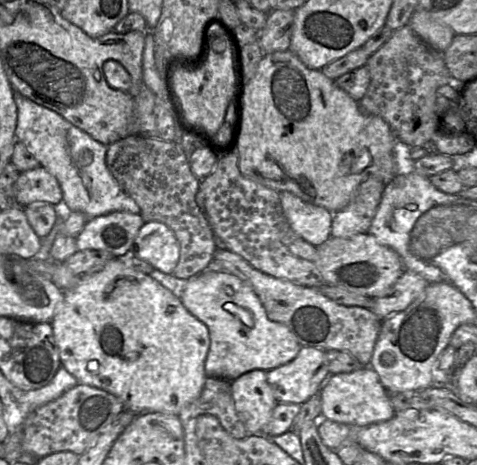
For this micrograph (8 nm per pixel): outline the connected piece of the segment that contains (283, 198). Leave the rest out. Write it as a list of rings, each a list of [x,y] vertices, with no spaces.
[[[288,191],[279,192],[279,196],[283,213],[298,236],[315,247],[331,237],[334,213]]]

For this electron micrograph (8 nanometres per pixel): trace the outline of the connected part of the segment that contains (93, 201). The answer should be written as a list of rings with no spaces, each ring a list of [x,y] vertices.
[[[13,89],[17,106],[16,140],[22,142],[40,166],[59,182],[64,209],[82,212],[88,221],[112,212],[140,214],[135,200],[121,187],[106,163],[107,145],[94,140],[61,115],[41,106]]]

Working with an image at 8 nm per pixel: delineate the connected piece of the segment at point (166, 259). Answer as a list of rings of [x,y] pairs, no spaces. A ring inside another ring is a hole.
[[[146,222],[139,230],[130,256],[144,260],[154,269],[173,274],[180,258],[180,246],[174,232],[164,223]]]

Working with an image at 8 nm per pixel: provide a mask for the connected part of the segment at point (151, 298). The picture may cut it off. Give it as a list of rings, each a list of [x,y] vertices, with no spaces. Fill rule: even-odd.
[[[113,258],[99,271],[82,275],[81,281],[76,287],[63,291],[63,303],[54,315],[51,325],[59,350],[60,364],[76,378],[78,384],[100,389],[114,395],[124,404],[125,411],[134,414],[164,413],[178,416],[185,406],[200,396],[207,378],[205,360],[210,347],[209,330],[202,321],[186,309],[177,292],[168,290],[150,275],[132,269],[121,258]]]

